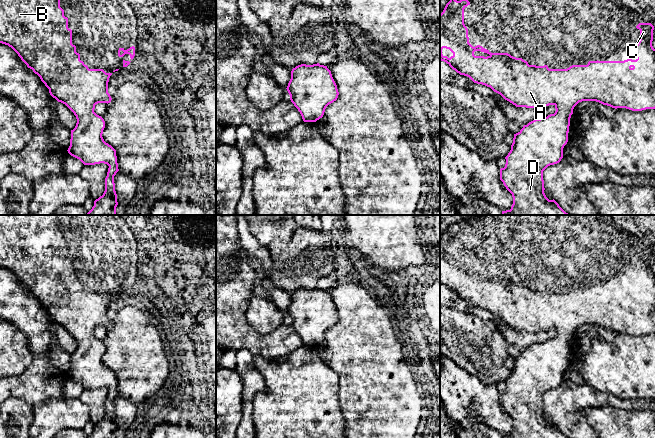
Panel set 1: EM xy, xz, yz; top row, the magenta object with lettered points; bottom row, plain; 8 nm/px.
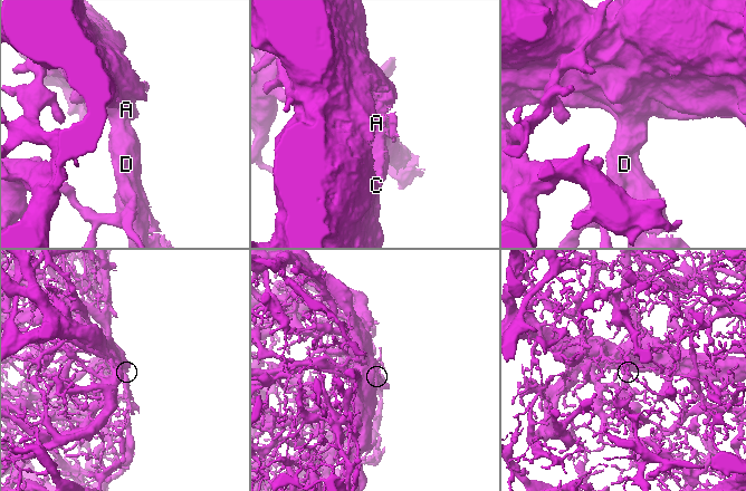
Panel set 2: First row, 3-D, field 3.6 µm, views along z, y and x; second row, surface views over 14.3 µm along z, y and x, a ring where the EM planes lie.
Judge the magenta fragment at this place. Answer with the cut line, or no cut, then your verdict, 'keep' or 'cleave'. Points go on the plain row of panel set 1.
no cut; keep

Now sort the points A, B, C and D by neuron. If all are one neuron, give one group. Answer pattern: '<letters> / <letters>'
A B C D

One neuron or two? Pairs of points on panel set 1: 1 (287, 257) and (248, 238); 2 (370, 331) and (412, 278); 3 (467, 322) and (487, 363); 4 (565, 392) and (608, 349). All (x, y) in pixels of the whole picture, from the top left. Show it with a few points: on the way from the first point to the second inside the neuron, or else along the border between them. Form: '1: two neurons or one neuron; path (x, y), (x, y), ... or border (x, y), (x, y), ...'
1: one neuron; path (277, 262), (272, 262), (257, 248)
2: two neurons; border (382, 306), (395, 333)
3: one neuron; path (467, 332), (467, 338), (479, 353)
4: two neurons; border (586, 383), (601, 391), (608, 392)

